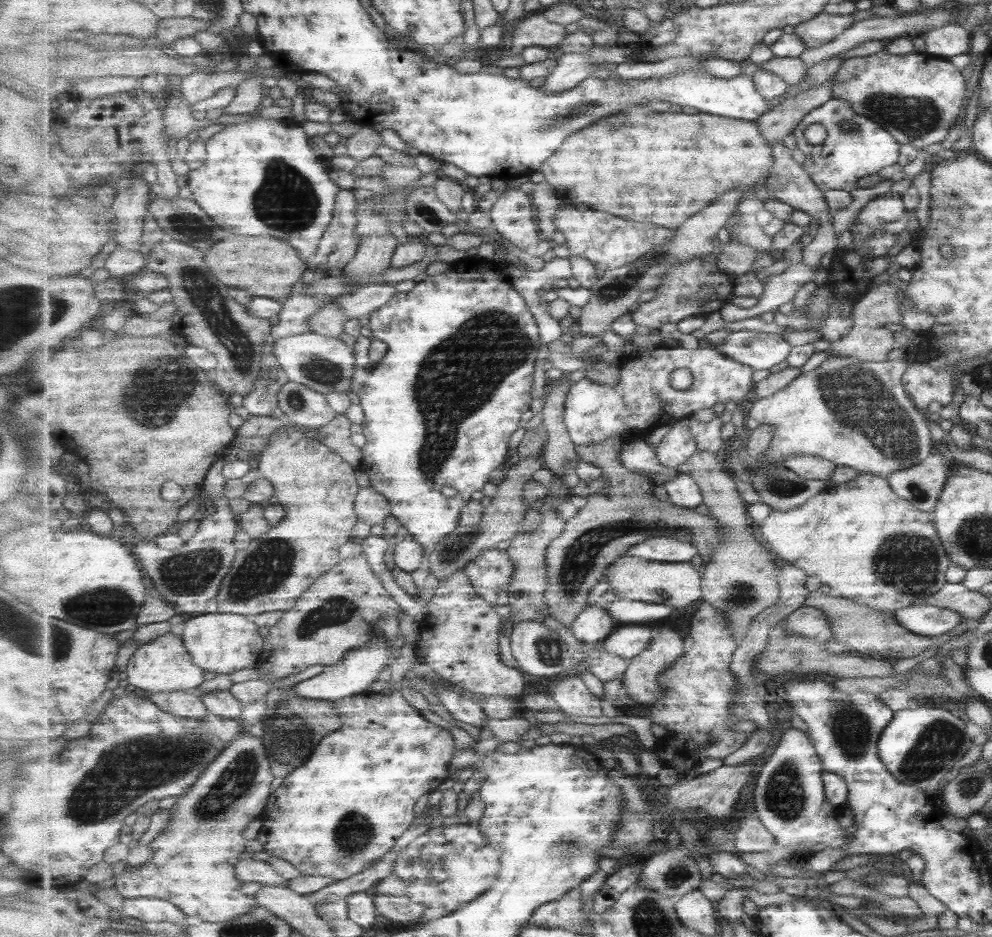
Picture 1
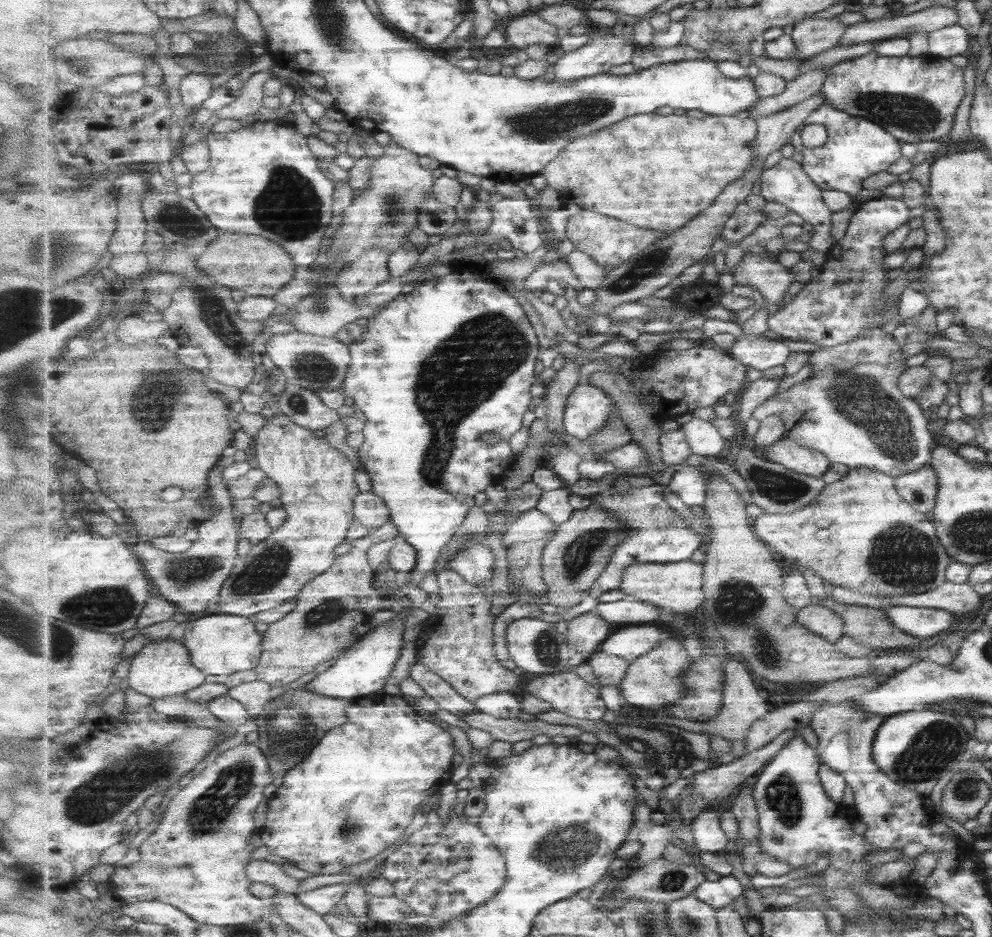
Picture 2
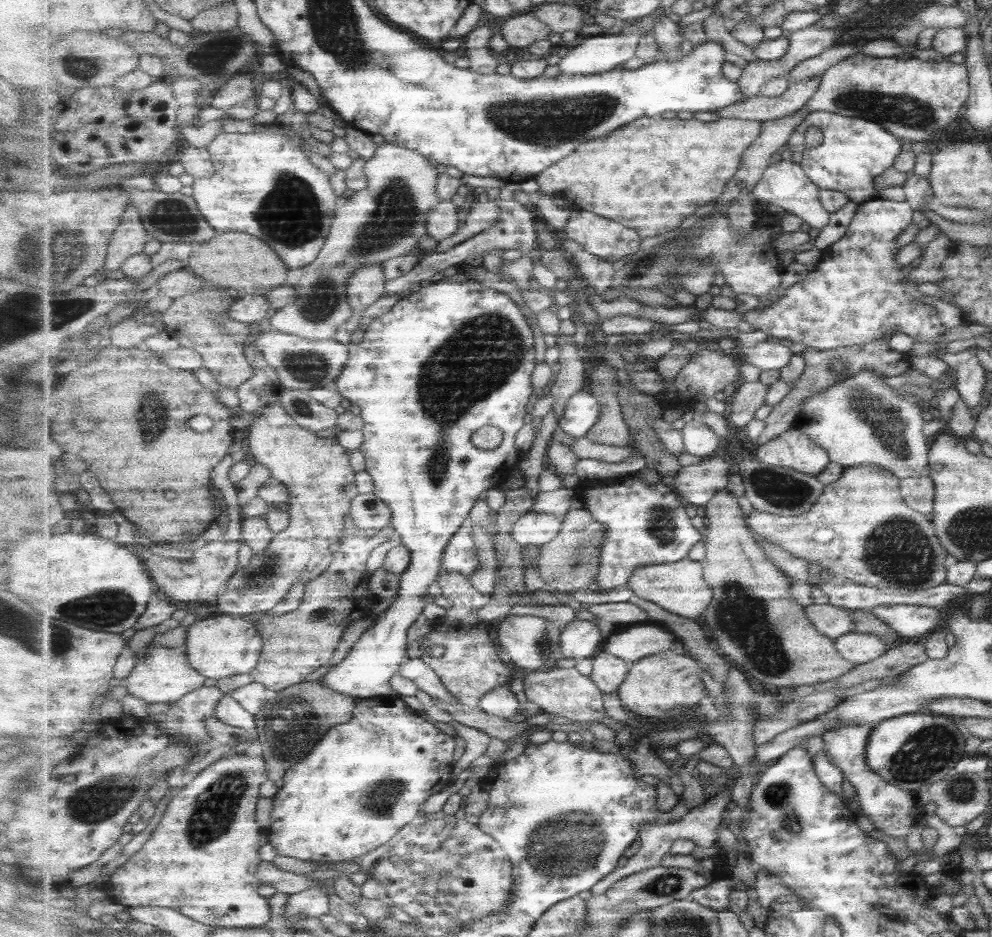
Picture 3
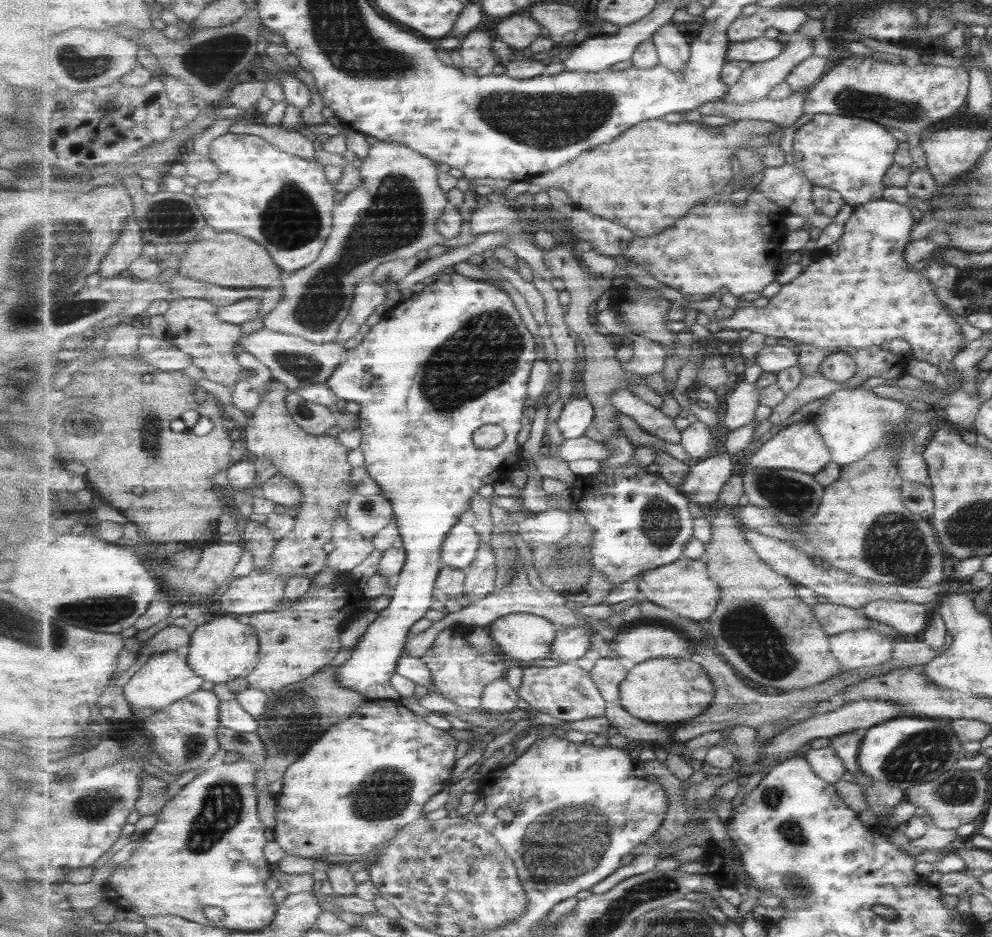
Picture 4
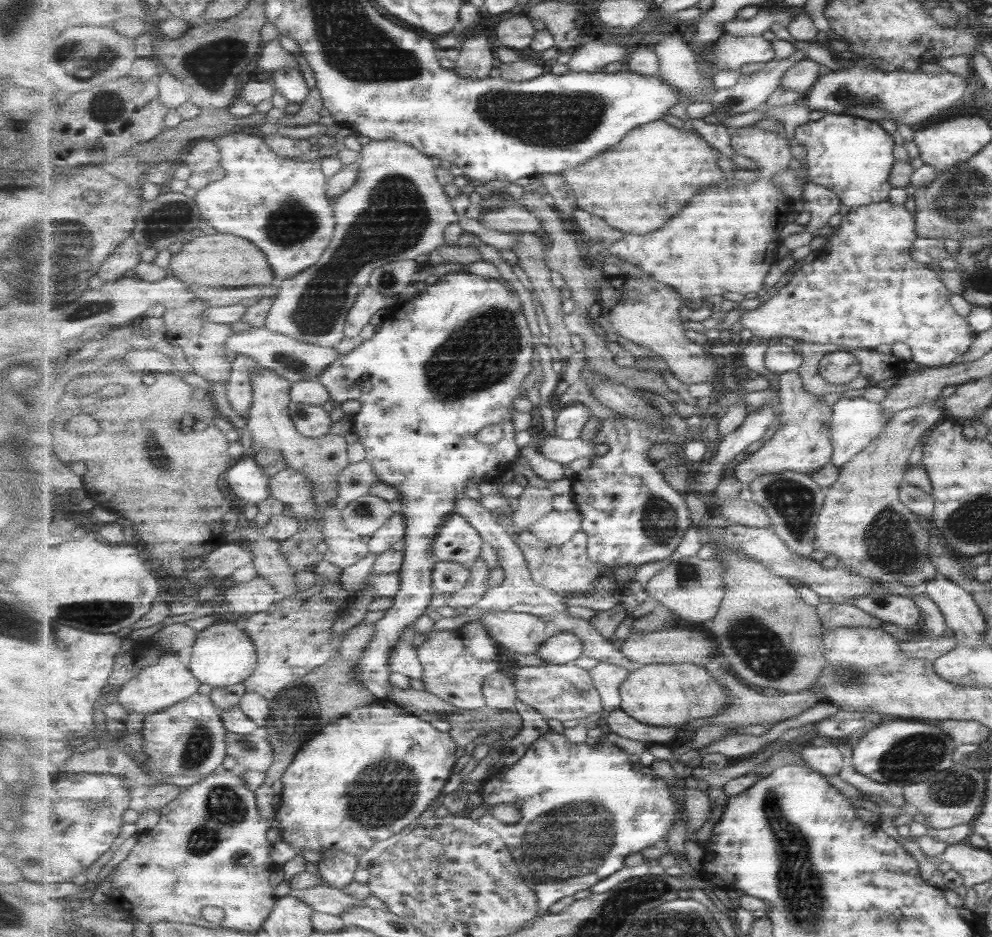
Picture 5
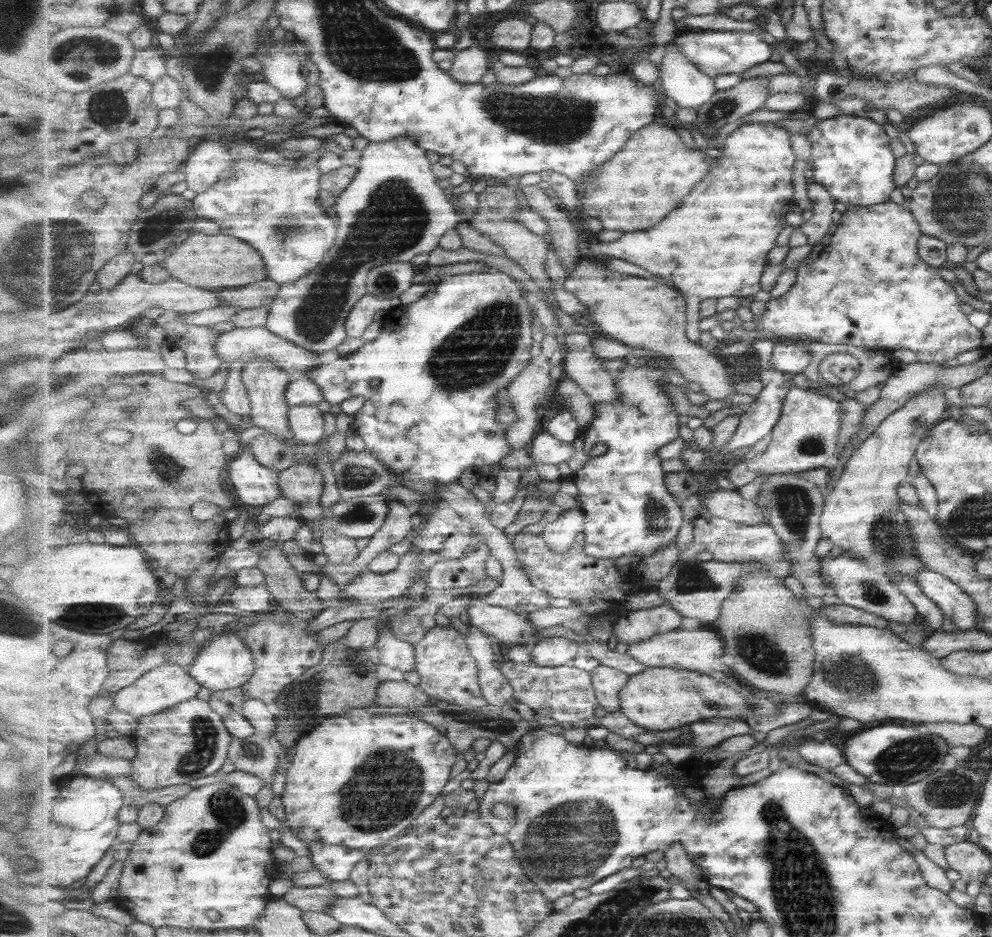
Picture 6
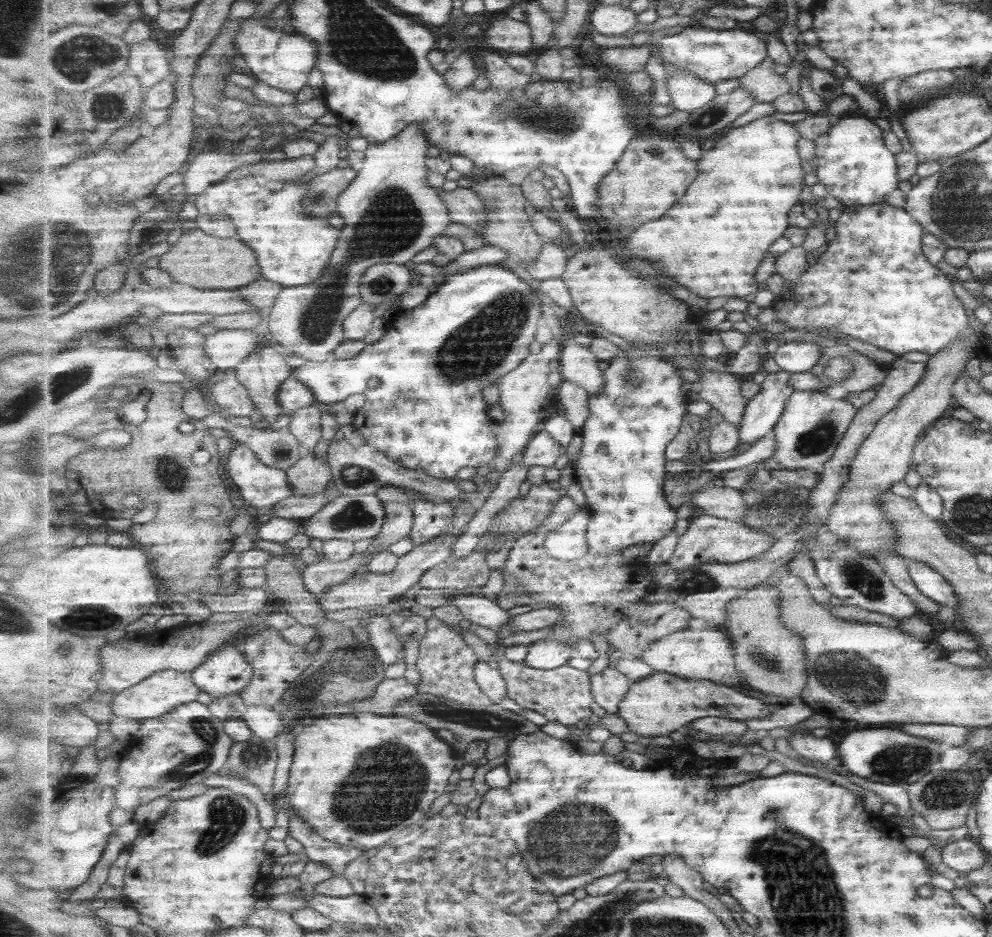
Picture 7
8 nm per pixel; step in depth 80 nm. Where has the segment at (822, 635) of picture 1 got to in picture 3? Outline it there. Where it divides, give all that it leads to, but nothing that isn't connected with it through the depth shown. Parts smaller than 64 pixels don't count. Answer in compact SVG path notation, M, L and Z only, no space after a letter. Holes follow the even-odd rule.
M813 603L806 606L806 613L810 617L811 624L834 641L854 630L853 617L844 607L836 607L831 603Z

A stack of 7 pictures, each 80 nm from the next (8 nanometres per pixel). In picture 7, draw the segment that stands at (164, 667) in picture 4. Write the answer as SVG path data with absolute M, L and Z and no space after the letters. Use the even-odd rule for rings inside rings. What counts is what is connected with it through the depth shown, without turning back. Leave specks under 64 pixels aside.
M163 669L152 674L148 679L142 680L139 684L127 688L114 696L111 709L117 716L126 716L142 722L145 719L153 719L158 716L166 715L174 711L183 704L194 703L202 689L195 684L192 673L179 672L173 669Z

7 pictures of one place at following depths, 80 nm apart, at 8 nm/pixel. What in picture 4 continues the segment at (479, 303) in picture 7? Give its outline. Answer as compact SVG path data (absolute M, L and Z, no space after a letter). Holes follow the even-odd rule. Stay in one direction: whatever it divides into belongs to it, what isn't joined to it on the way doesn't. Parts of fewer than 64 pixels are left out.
M453 273L452 275L443 275L433 284L423 288L417 288L413 295L407 300L402 300L387 313L384 313L380 321L374 324L370 331L365 335L364 339L352 349L347 351L348 359L338 368L327 384L331 390L340 398L349 402L356 402L360 406L358 415L361 419L361 444L360 449L364 455L365 466L369 472L369 478L374 480L381 489L383 497L391 501L397 519L397 527L399 527L400 538L404 541L404 549L406 550L406 563L402 572L396 577L396 583L393 586L394 594L388 607L379 612L378 617L368 626L365 633L359 638L356 647L353 649L349 660L338 667L336 677L338 682L350 688L355 692L359 692L366 698L383 702L383 700L397 701L401 698L399 692L391 686L391 678L398 670L398 662L404 655L406 644L409 641L409 630L413 628L413 624L423 618L433 602L433 588L436 588L439 573L444 569L442 561L443 543L446 542L447 535L451 534L453 527L461 521L465 513L471 510L473 497L478 494L479 488L494 485L500 481L507 481L509 475L514 470L519 469L521 463L522 446L519 445L518 434L525 428L521 424L524 415L528 415L530 411L525 406L525 400L529 398L529 381L532 373L534 362L537 354L535 351L535 340L533 334L527 330L527 326L521 320L513 300L509 298L509 294L501 287L491 285L485 281L469 279L465 276ZM485 424L498 424L505 430L505 440L493 449L477 448L473 444L473 432Z

